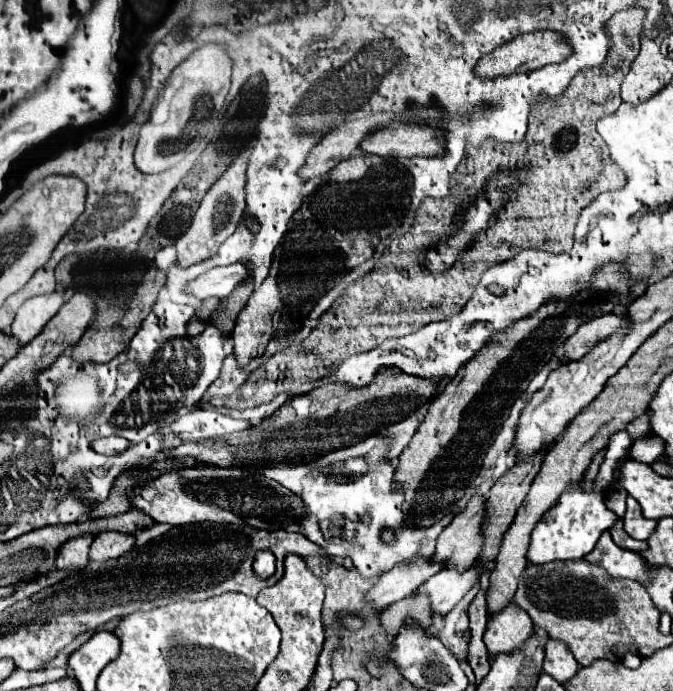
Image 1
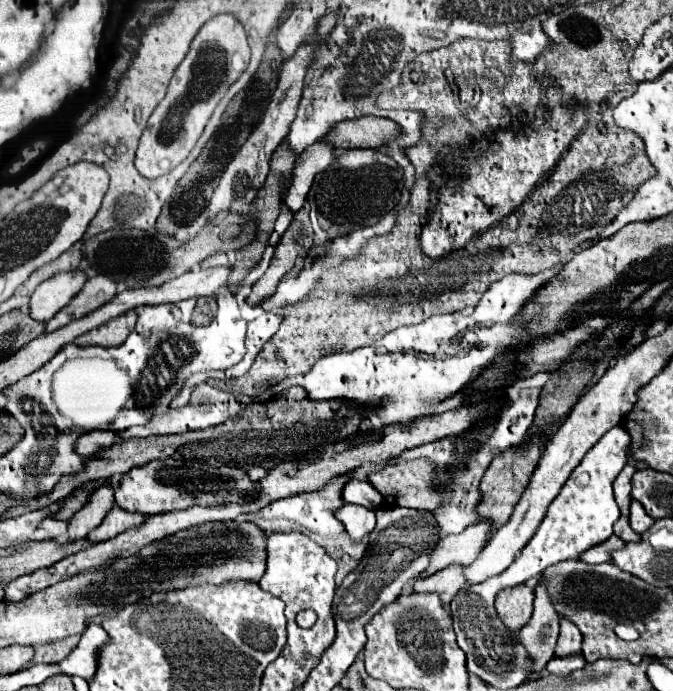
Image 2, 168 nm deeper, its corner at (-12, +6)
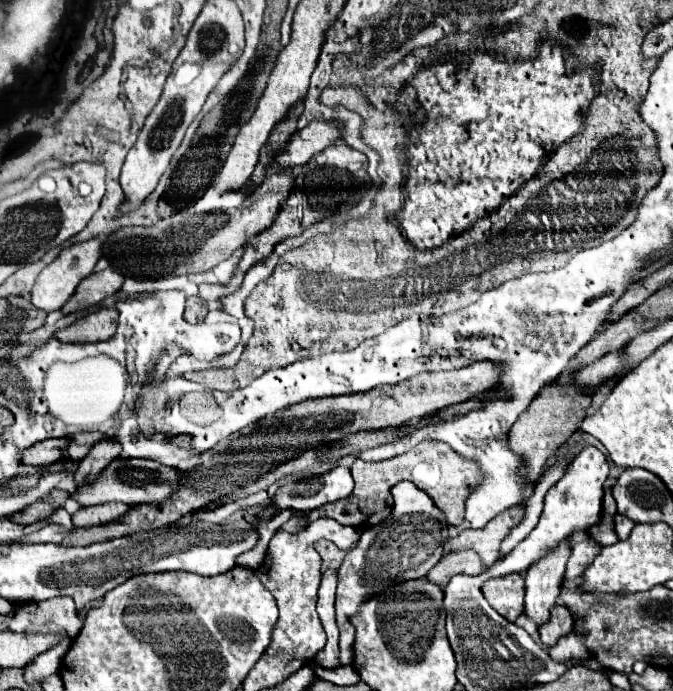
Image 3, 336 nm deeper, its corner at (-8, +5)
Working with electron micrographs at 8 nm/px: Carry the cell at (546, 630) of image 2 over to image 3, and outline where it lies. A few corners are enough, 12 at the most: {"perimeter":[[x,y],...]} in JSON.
{"perimeter":[[570,542],[526,572],[526,614],[546,624],[556,604]]}

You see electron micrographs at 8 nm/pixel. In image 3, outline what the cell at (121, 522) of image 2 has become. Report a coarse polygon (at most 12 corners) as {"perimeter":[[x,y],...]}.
{"perimeter":[[120,502],[86,506],[72,516],[74,528],[110,524],[128,512]]}

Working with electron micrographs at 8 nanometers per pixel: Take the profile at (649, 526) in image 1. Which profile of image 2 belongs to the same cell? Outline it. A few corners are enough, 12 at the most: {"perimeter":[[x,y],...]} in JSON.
{"perimeter":[[640,503],[630,505],[630,527],[636,533],[648,531],[652,517],[640,509]]}

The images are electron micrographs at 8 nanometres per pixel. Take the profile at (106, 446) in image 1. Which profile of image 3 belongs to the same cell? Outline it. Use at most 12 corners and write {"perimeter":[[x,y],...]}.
{"perimeter":[[68,438],[38,442],[22,462],[50,466],[68,452]]}

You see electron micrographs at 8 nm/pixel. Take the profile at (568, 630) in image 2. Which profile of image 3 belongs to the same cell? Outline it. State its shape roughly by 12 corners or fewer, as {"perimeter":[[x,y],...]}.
{"perimeter":[[554,606],[550,620],[538,628],[550,648],[572,630],[572,614]]}

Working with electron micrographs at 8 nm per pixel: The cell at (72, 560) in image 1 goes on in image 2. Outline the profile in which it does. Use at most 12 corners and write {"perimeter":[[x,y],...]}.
{"perimeter":[[112,481],[88,495],[70,519],[70,541],[84,539],[114,507]]}

